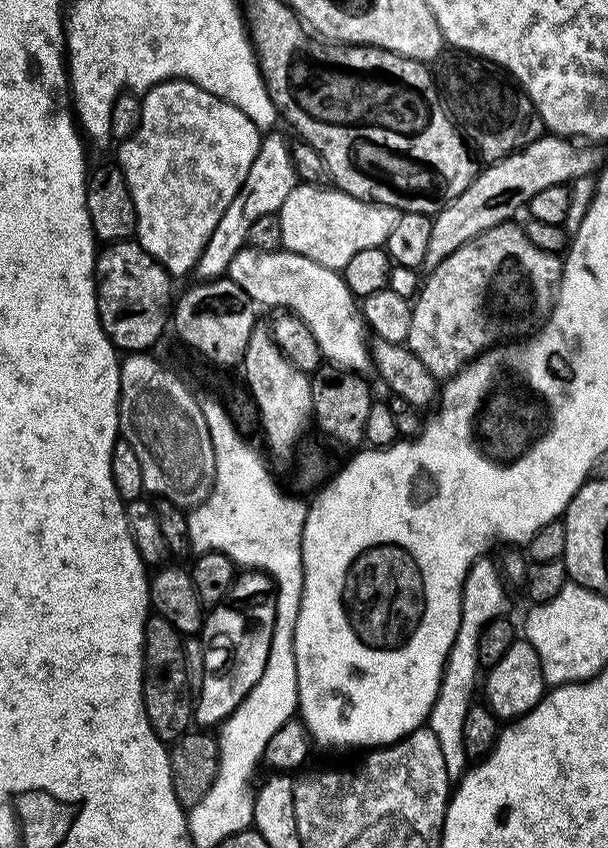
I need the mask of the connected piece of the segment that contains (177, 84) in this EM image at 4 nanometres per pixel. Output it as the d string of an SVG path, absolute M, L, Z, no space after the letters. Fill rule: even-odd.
M164 80L143 93L141 100L144 101L140 104L140 125L136 128L136 136L132 136L128 140L128 148L132 153L122 153L120 161L118 161L118 167L124 176L125 182L128 183L128 189L134 202L134 210L136 211L135 239L165 268L169 276L173 278L179 278L179 276L186 274L188 276L198 262L198 258L206 247L208 239L214 233L215 227L218 226L219 219L222 218L226 208L230 206L230 202L234 201L239 188L246 181L246 176L250 173L250 166L254 163L254 154L258 154L262 132L254 122L250 122L250 118L246 118L246 114L242 114L242 110L238 110L238 106L230 106L230 102L226 102L206 90L202 90L197 84L191 84L189 80Z

